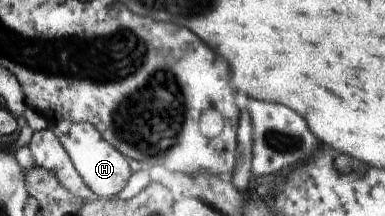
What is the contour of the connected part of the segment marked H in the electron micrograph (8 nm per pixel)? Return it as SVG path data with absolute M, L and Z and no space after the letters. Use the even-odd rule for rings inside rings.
M59 117L54 121L48 120L47 129L52 130L69 155L78 175L98 197L110 200L113 195L119 194L124 189L132 174L128 162L111 143L102 137L95 125L88 122L71 122Z

